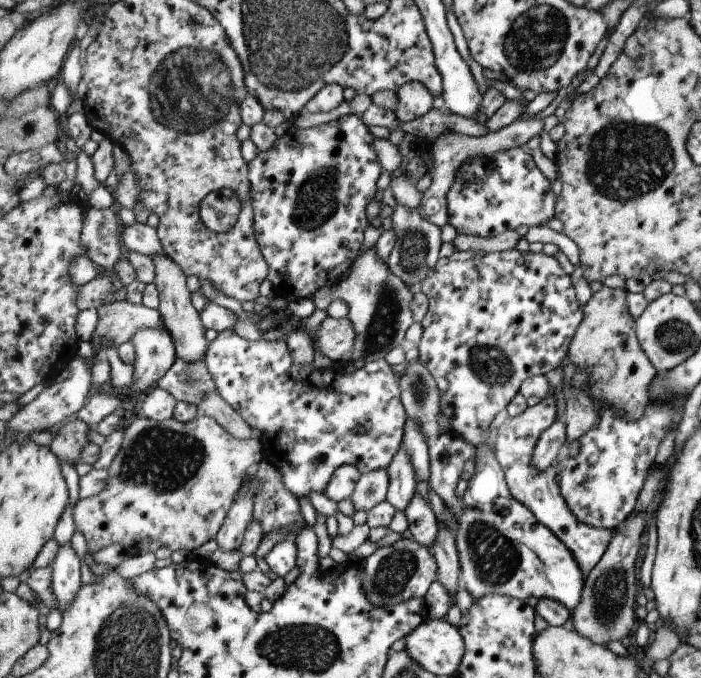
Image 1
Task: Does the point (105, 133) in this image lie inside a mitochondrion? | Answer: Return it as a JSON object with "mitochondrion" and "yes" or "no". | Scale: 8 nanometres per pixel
{"mitochondrion":"no"}

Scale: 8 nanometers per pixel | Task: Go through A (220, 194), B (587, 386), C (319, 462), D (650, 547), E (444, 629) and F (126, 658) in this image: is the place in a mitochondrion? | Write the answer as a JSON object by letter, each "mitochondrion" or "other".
{"A":"other","B":"other","C":"mitochondrion","D":"other","E":"other","F":"mitochondrion"}

